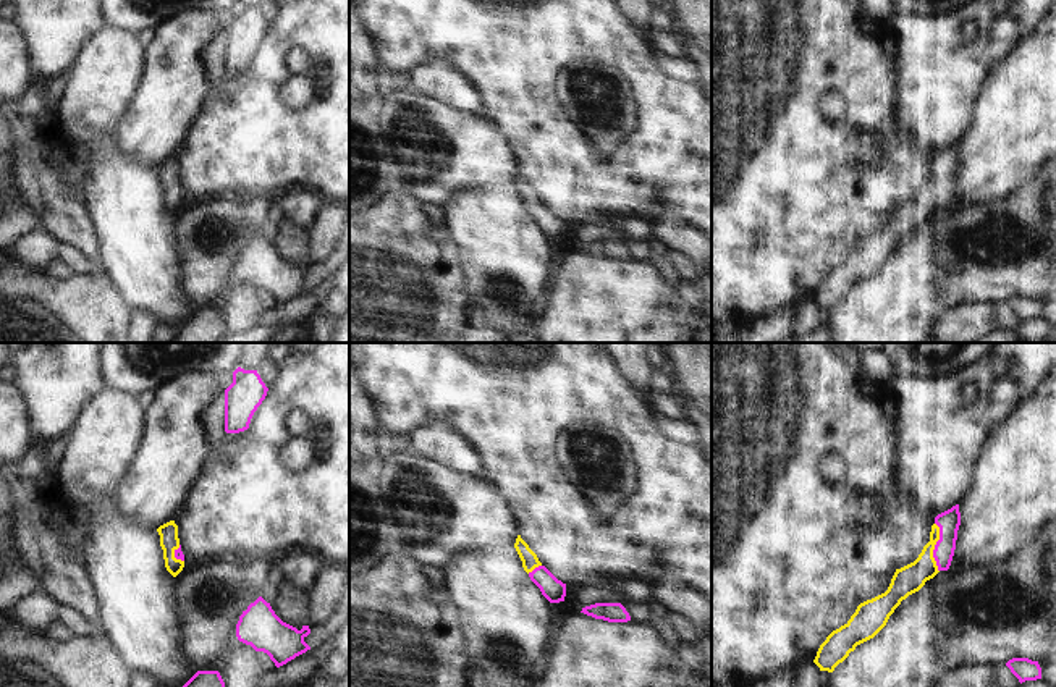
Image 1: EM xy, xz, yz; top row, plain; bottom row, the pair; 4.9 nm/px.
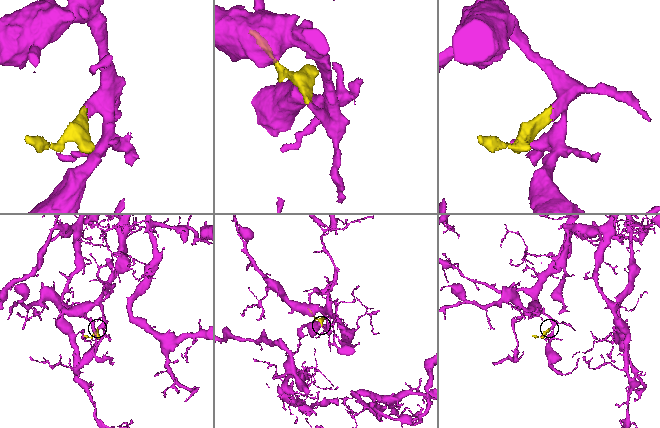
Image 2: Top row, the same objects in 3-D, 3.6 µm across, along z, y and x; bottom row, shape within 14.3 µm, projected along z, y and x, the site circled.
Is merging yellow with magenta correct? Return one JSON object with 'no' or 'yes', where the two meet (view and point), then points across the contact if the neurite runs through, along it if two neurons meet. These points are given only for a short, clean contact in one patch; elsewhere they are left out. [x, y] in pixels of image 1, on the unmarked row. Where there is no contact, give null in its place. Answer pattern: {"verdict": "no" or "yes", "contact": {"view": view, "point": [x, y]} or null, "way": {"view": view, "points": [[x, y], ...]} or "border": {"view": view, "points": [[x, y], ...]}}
{"verdict": "yes", "contact": {"view": "yz", "point": [933, 185]}, "way": {"view": "yz", "points": [[909, 217], [933, 193], [933, 185], [943, 175], [948, 159]]}}

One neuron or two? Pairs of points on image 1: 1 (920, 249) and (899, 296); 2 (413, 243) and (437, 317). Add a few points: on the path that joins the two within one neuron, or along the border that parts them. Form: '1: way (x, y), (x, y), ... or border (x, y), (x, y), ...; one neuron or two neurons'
1: way (914, 261), (908, 285); one neuron
2: way (413, 261), (413, 293), (419, 299); one neuron

